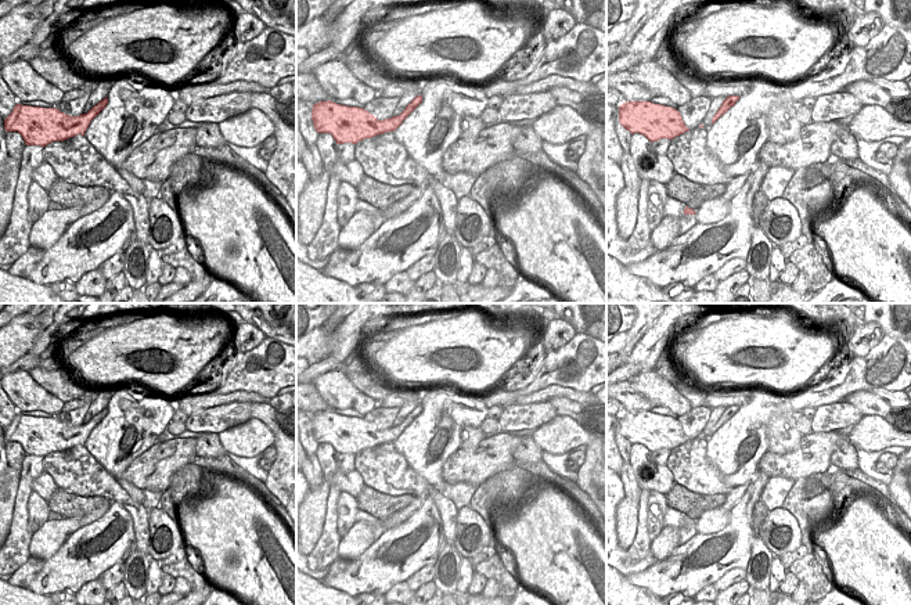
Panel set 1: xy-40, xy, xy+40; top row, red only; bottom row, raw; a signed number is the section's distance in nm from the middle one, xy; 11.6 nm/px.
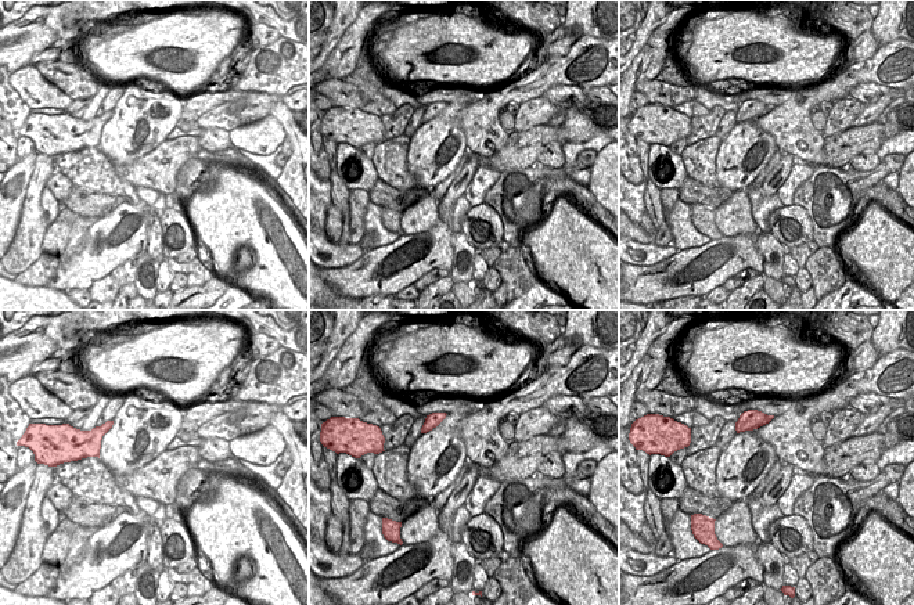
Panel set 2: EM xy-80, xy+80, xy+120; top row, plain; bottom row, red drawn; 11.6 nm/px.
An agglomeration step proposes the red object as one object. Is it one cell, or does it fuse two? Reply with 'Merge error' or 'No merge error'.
No merge error.

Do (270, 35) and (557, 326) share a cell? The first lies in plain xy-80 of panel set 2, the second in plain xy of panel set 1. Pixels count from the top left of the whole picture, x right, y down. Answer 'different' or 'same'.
same

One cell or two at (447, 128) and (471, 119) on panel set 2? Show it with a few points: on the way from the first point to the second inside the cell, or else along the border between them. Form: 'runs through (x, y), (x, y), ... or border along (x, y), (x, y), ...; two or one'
border along (463, 107), (460, 111), (460, 128), (467, 148); two

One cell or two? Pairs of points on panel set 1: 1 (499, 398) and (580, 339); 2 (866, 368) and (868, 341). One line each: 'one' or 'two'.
1: one
2: two

